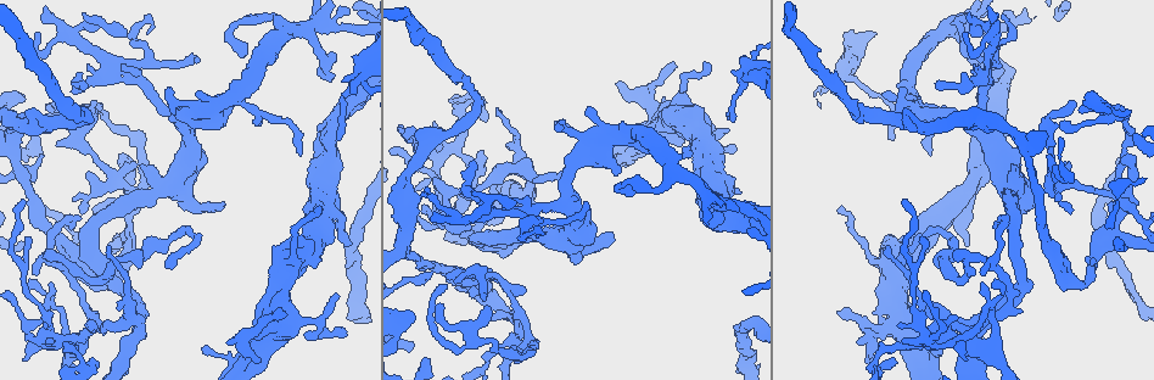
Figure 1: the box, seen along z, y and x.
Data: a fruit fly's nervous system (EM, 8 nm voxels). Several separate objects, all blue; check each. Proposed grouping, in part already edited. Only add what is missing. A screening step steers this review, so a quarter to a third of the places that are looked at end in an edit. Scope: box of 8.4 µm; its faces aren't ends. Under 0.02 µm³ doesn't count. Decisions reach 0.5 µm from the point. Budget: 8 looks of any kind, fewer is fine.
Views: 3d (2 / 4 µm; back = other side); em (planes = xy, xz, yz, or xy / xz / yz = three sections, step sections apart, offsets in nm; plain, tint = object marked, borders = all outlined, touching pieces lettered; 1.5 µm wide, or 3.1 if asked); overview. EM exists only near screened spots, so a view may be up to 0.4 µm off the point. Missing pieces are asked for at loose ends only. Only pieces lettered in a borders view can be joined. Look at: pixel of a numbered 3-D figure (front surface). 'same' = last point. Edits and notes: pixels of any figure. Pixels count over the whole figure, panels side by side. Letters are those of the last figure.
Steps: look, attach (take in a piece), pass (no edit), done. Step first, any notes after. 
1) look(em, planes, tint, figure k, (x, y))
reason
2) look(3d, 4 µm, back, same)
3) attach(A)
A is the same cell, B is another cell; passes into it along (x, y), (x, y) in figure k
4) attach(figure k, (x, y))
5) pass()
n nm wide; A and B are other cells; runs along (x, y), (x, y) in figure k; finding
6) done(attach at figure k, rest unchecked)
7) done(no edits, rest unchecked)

look(3d, 2 µm, figure 1, (281, 311))
thin end

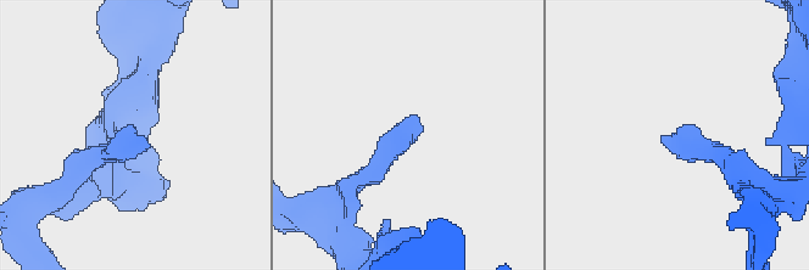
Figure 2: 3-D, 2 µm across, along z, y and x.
look(em, planes, borders, figure 2, (413, 118))

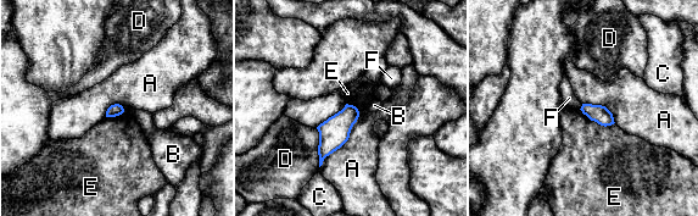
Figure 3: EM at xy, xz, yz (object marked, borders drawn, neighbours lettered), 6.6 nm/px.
pass()
A, B, C, D, E and F are other cells; border along (582, 104), (579, 109) in figure 3; none of them fits

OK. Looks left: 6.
look(em, planes, borders, figure 1, (736, 192))
branch stops here

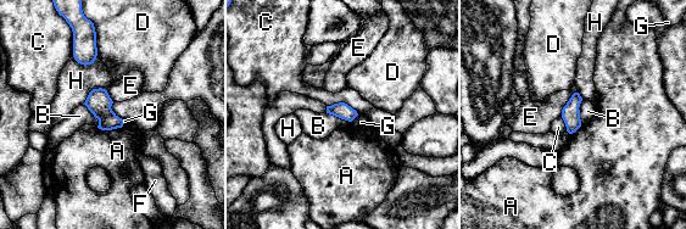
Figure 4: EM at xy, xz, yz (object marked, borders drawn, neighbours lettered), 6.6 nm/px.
pass()
A, B, C, D, E, F, G and H are other cells; border along (583, 99), (579, 106), (580, 124) in figure 4; no lettered piece goes on from it

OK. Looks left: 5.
look(em, xy, step 8, borders, figure 1, (300, 153))
branch stops here

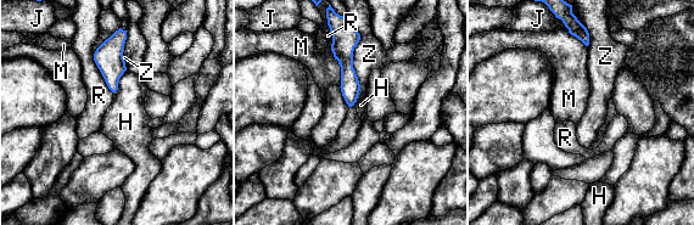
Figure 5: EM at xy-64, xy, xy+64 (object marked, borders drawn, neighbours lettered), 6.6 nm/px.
pass()
100 nm wide; H, J, M, R and Z are other cells; border along (126, 69), (113, 93) in figure 5; none of them fits

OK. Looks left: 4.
done(no edits, rest unchecked)

